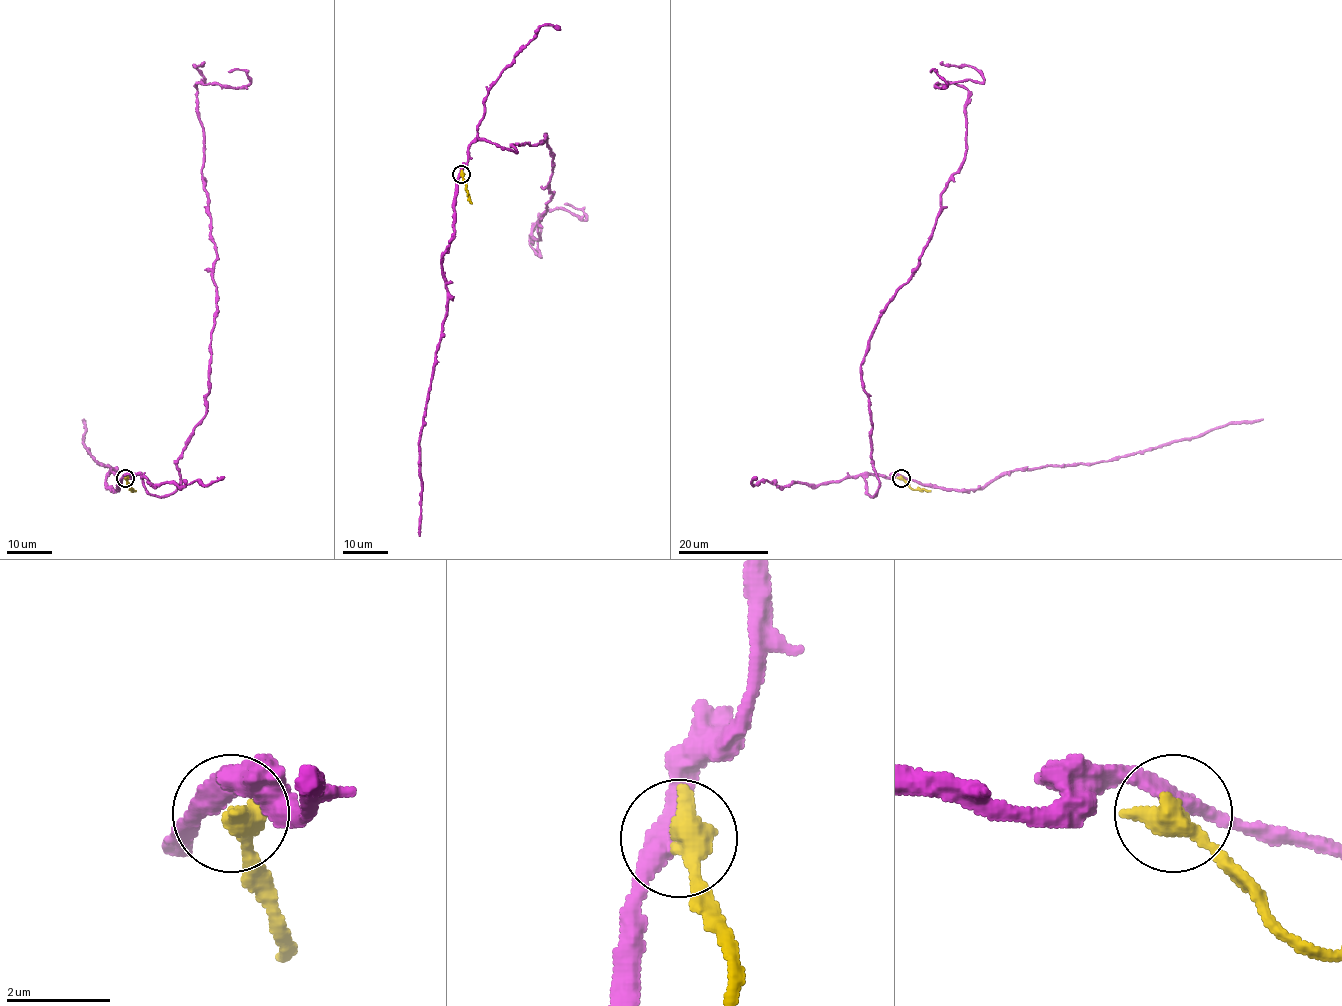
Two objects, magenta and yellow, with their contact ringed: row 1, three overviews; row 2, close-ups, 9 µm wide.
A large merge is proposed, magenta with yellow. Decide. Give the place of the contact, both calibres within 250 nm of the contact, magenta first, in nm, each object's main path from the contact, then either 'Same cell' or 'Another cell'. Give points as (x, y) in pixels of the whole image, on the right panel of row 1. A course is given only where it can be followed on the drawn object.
Place: (901, 478). Thickness 340 nm (magenta) against 550 nm. Course of magenta: (901, 477), (869, 474), (867, 493), (879, 482), (861, 362), (966, 149), (968, 91), (931, 72). Course of yellow: (901, 477), (914, 490), (931, 491). Another cell

